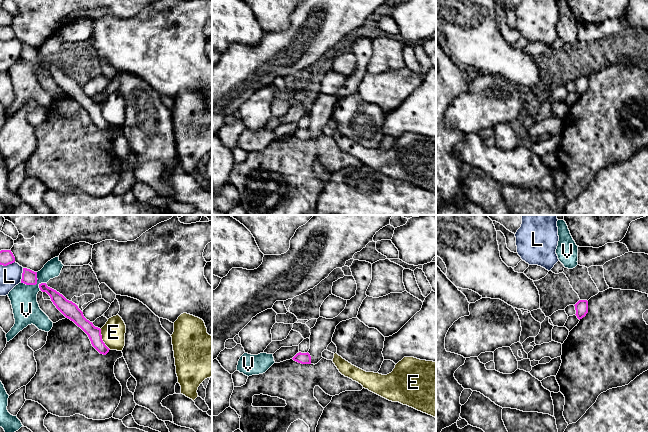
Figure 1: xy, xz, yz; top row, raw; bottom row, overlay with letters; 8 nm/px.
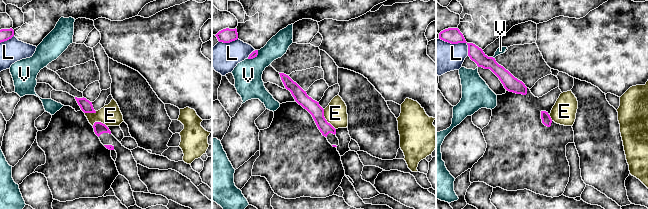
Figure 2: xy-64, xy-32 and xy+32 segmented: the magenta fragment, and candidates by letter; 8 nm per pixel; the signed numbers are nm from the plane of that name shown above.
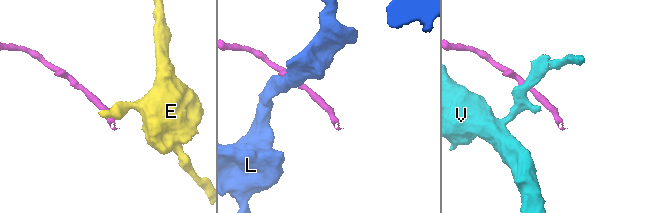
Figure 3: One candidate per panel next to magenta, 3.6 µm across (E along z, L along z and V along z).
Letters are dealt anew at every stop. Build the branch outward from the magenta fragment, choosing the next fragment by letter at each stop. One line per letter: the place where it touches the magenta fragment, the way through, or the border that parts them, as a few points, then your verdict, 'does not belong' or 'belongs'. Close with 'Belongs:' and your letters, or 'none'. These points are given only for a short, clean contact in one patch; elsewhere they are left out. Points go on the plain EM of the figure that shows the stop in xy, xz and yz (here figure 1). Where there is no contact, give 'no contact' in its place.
E: contact xy (101, 115); border xy (100, 105), (102, 117), (110, 125); does not belong
L: contact xy (7, 40); border xy (14, 37), (6, 41), (0, 41); does not belong
V: contact xy (33, 60); border xy (45, 58), (38, 60), (21, 59); does not belong
Belongs: none

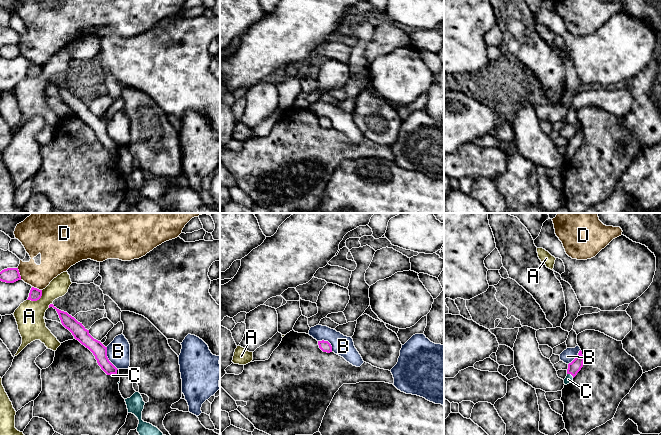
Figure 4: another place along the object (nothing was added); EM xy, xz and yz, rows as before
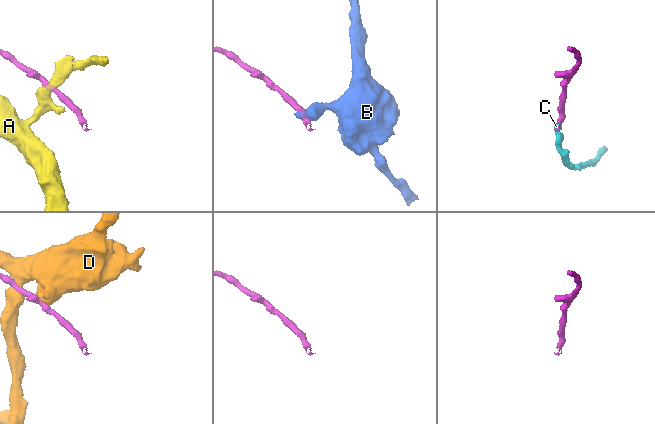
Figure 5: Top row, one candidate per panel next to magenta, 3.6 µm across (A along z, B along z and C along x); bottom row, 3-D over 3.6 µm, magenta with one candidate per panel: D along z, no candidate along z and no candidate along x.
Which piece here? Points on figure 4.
A: contact xy (37, 75); border xy (42, 66), (42, 71), (38, 75), (27, 76); does not belong
B: contact xy (107, 134); border xy (106, 123), (106, 132), (117, 145); does not belong
C: contact yz (570, 149); way yz (574, 143), (570, 149), (569, 153); belongs
D: contact xy (19, 50); border xy (17, 44), (21, 55); does not belong
Belongs: C

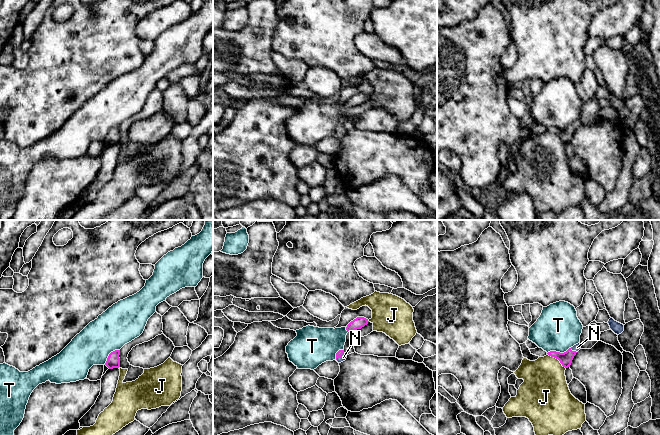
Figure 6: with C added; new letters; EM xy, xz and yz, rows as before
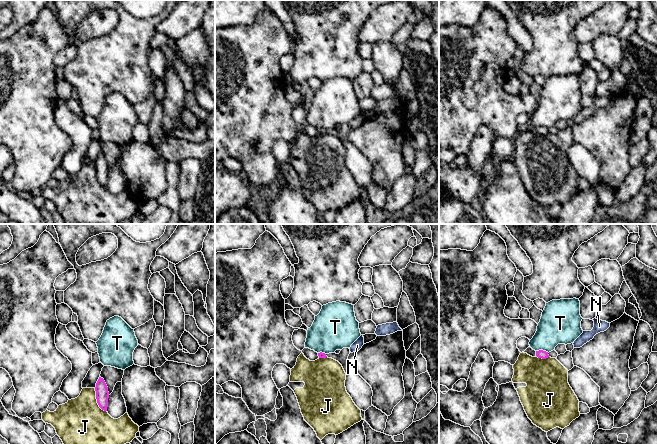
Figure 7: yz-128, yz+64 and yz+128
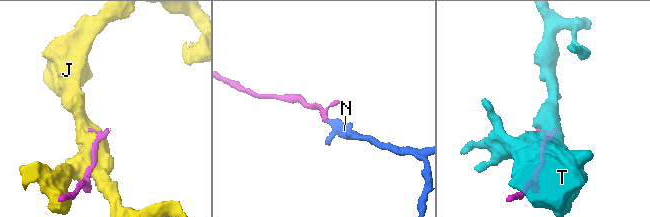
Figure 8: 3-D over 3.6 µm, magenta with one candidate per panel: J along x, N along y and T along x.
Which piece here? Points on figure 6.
J: contact yz (557, 134); does not belong
N: contact xz (340, 132); way xz (338, 131), (340, 132), (343, 133); belongs
T: contact yz (559, 128); does not belong
Belongs: N

